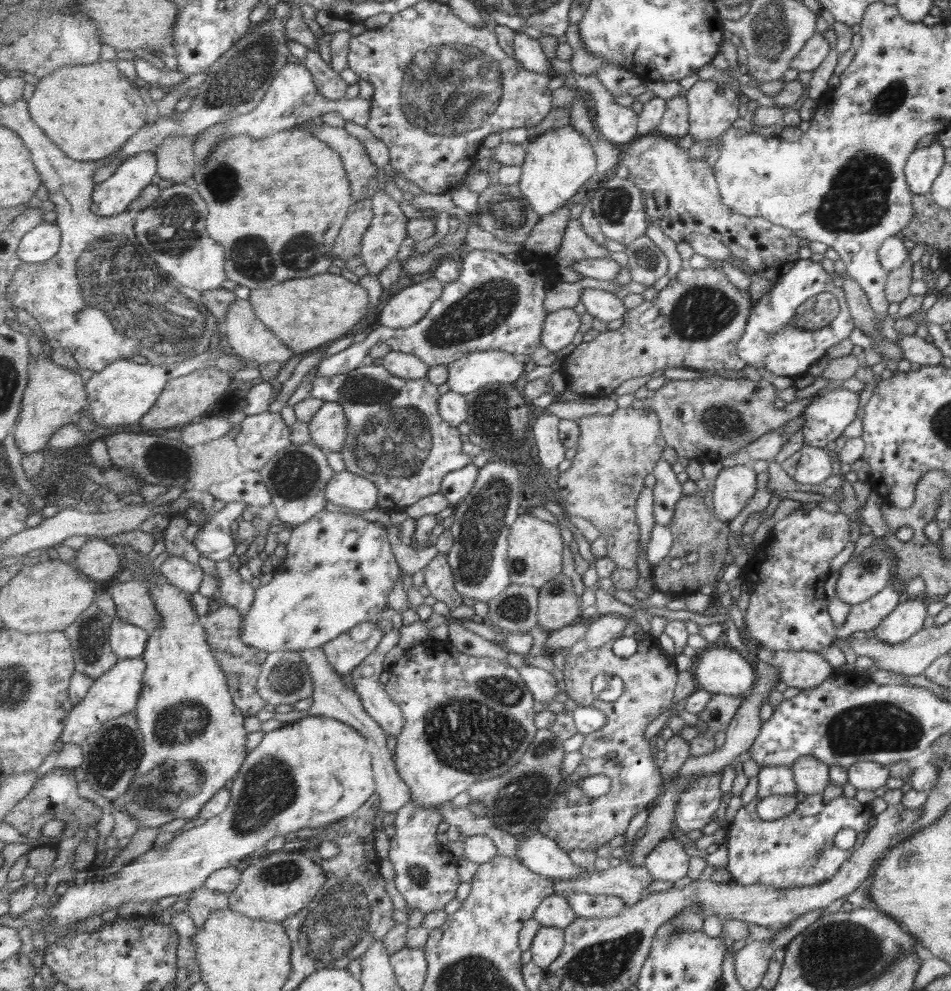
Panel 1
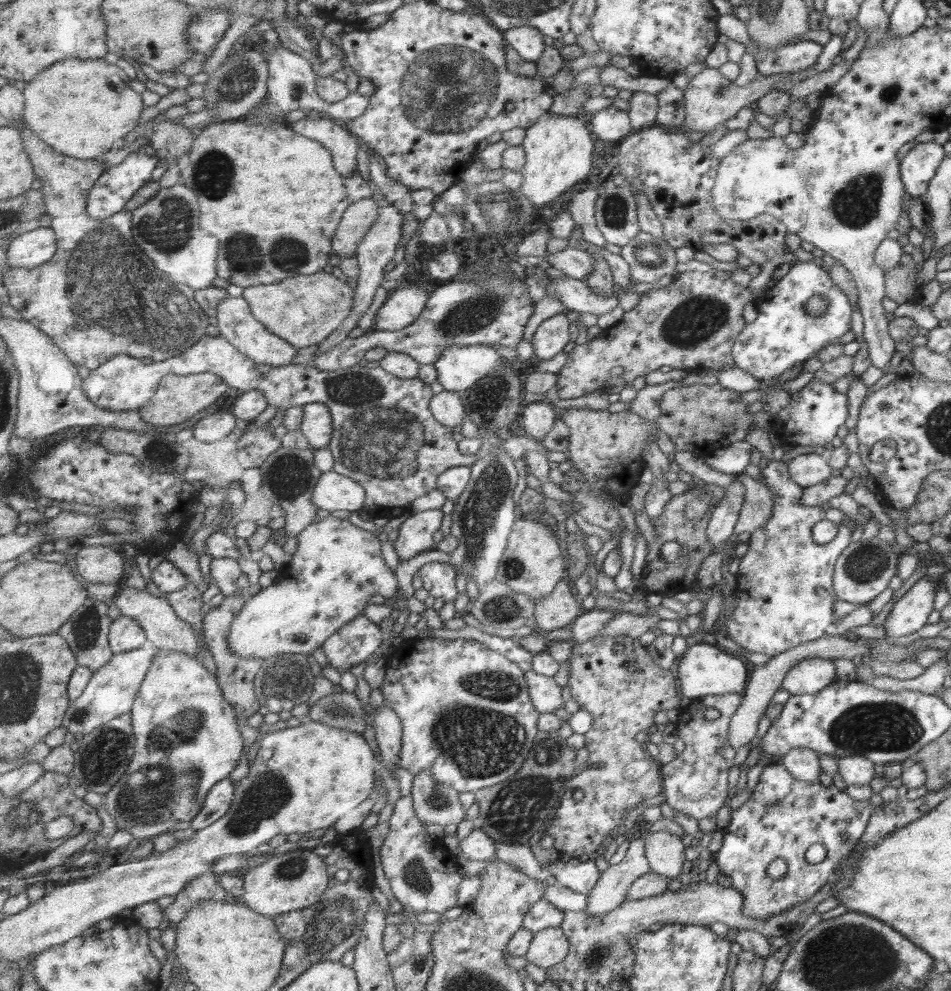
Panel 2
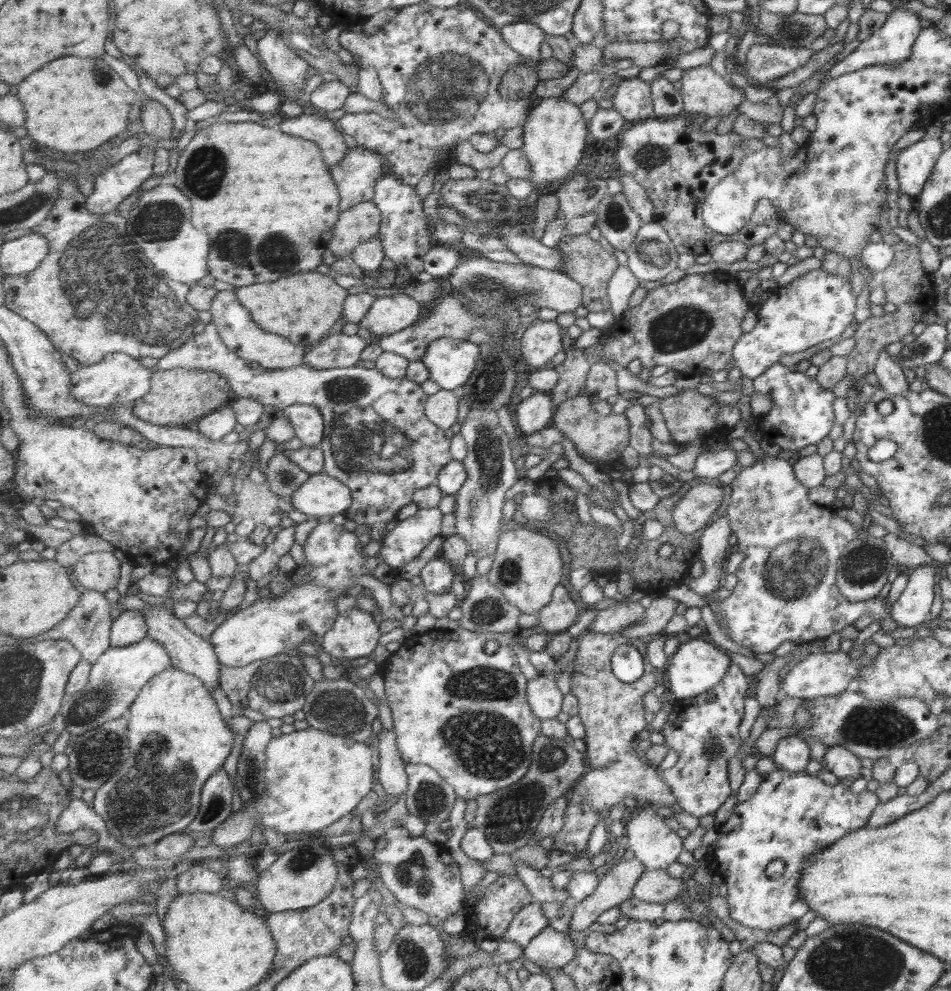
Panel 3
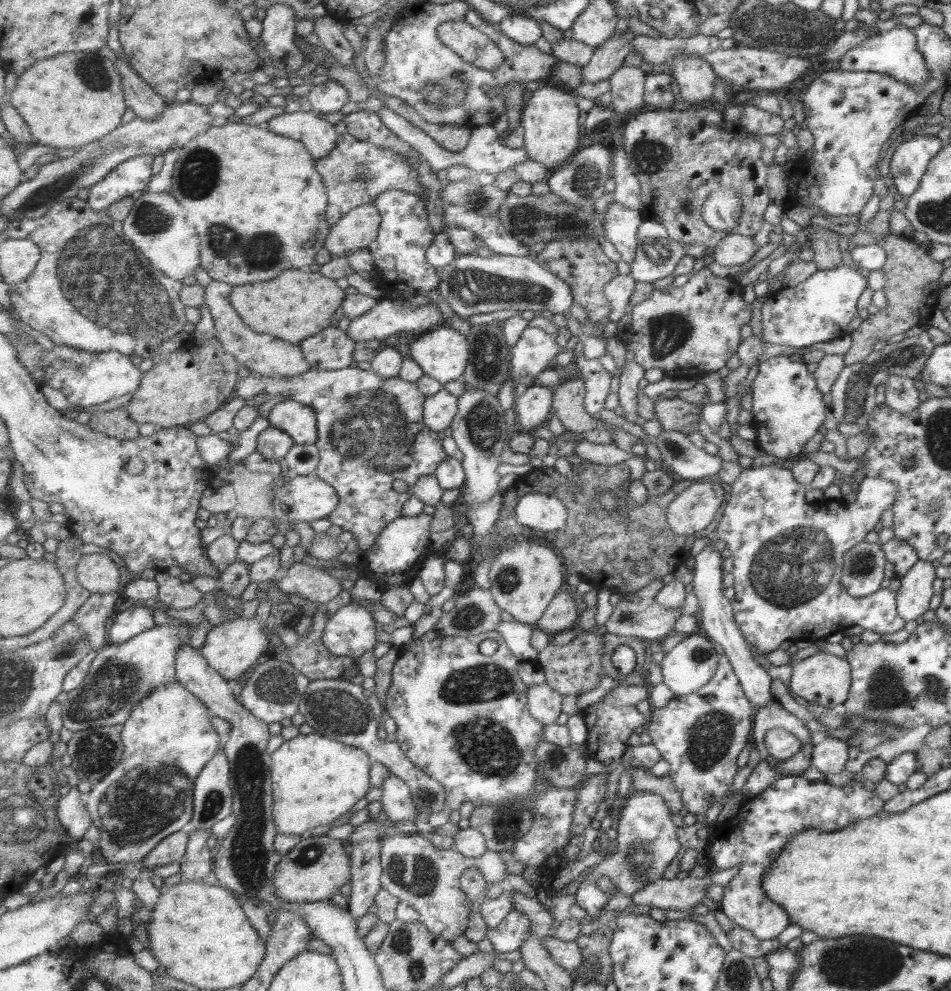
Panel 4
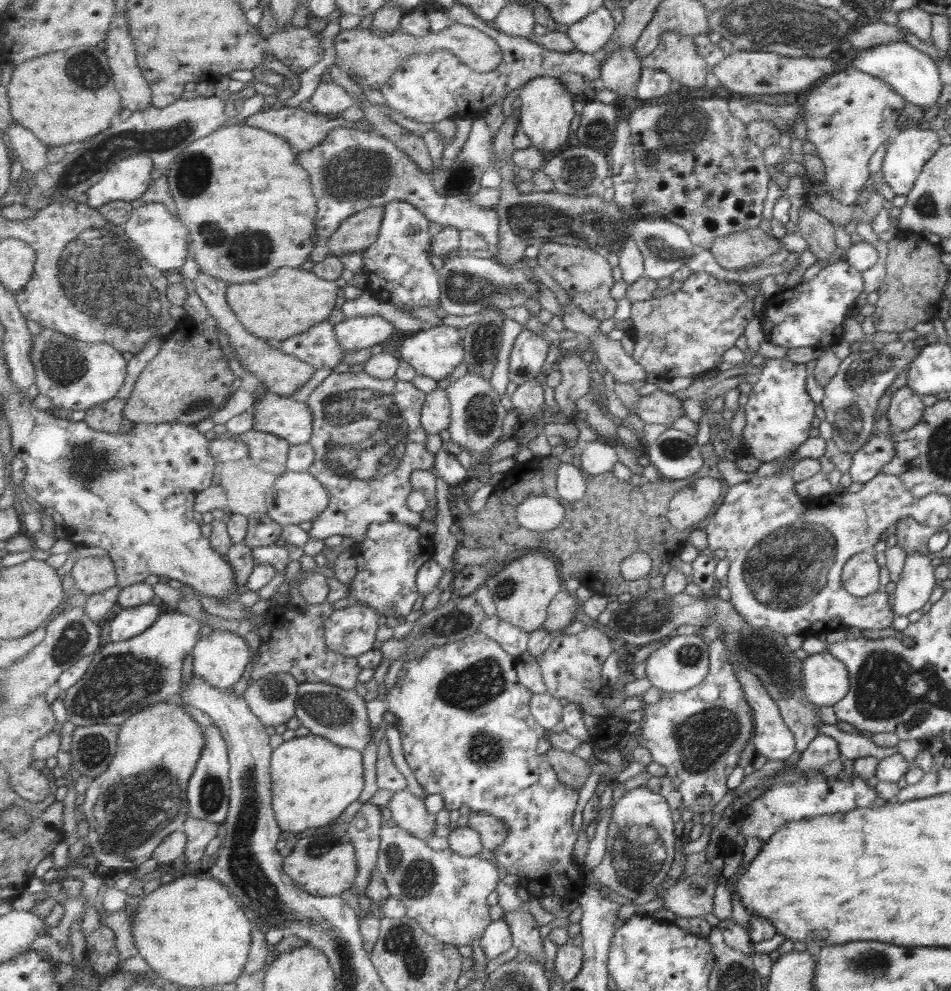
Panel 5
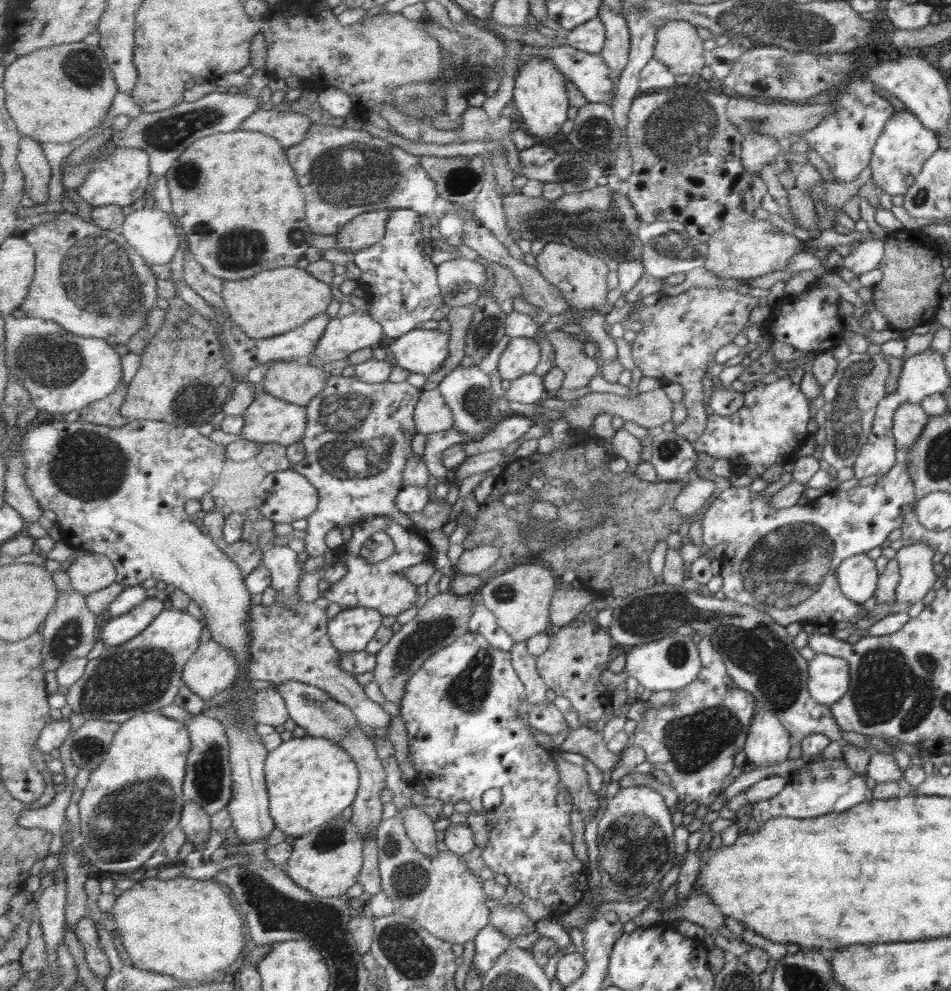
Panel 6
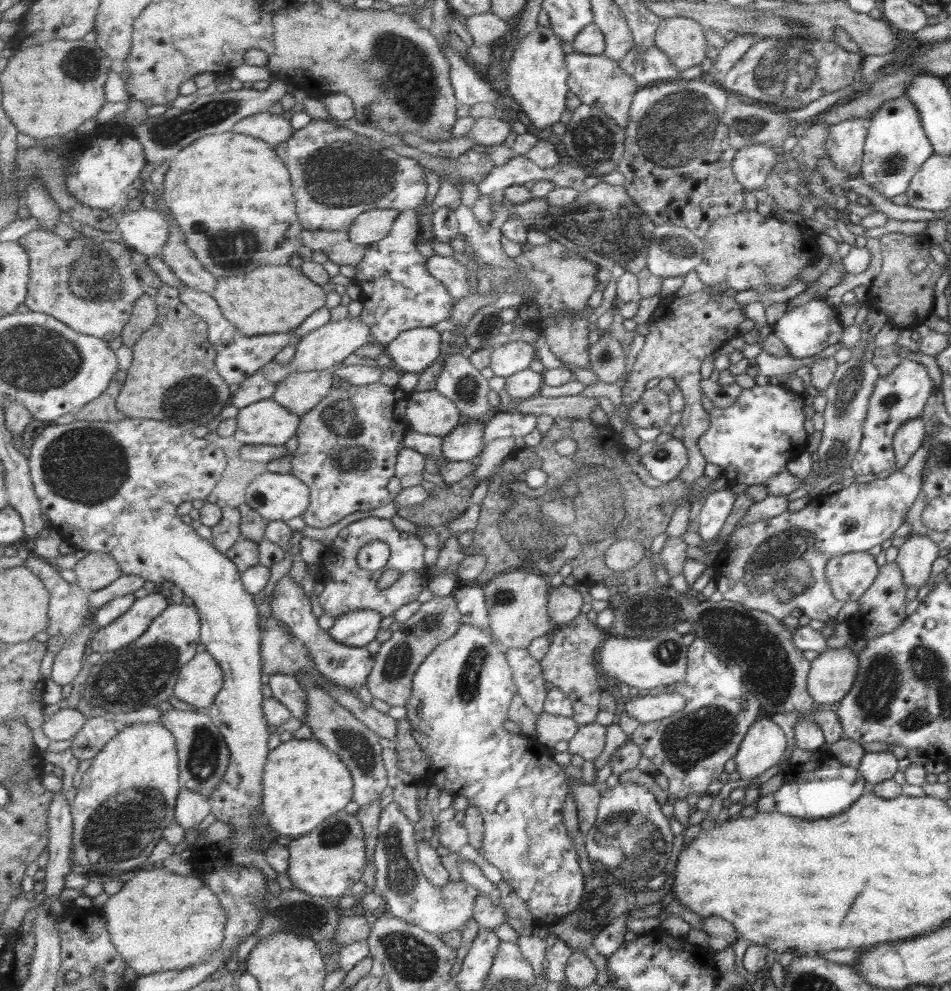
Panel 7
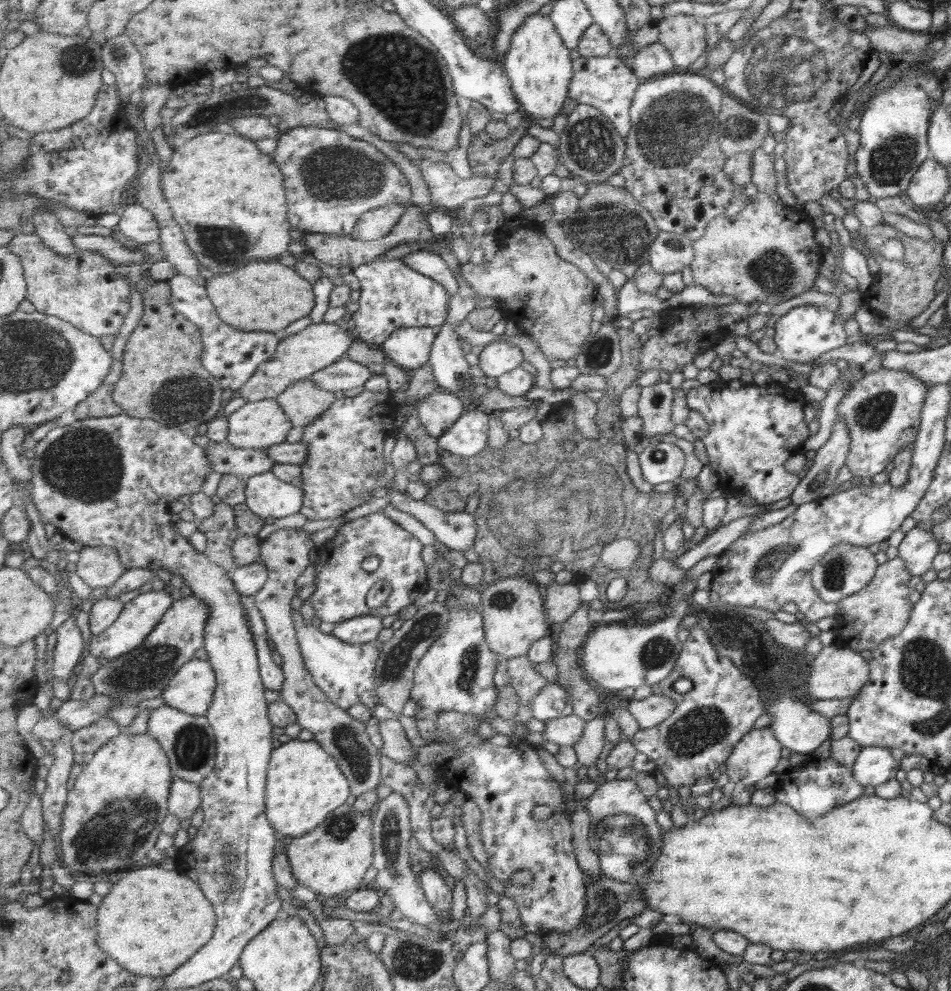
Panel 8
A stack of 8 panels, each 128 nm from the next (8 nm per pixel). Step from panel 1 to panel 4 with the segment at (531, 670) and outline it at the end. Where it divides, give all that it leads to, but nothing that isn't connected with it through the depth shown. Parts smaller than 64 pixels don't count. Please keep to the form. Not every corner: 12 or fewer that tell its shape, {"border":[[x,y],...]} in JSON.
{"border":[[547,684],[528,688],[530,713],[544,725],[561,716],[563,695]]}

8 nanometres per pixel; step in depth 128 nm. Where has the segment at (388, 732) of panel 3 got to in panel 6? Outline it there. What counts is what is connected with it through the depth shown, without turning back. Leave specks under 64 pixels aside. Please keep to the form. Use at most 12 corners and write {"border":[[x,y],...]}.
{"border":[[421,807],[398,810],[409,838],[435,857],[435,821]]}

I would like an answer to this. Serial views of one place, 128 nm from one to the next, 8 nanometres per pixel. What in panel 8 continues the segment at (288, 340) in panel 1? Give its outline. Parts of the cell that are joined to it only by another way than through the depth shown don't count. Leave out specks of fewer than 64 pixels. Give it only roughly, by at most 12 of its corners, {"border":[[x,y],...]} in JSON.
{"border":[[255,262],[207,280],[226,323],[280,334],[311,316],[314,284]]}

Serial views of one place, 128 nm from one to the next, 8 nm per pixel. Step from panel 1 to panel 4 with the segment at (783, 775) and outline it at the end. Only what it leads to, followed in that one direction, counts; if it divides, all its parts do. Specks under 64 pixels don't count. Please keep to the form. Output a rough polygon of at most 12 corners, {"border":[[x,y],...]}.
{"border":[[777,778],[713,827],[703,850],[737,868],[720,911],[759,940],[789,913],[761,878],[801,830],[833,832],[885,801],[862,782]]}

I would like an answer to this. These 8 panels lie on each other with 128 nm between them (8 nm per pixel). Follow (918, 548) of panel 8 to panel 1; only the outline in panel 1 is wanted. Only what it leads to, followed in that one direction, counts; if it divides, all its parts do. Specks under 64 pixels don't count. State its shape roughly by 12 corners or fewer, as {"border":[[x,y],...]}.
{"border":[[902,597],[873,629],[887,645],[904,642],[922,629],[926,602]]}

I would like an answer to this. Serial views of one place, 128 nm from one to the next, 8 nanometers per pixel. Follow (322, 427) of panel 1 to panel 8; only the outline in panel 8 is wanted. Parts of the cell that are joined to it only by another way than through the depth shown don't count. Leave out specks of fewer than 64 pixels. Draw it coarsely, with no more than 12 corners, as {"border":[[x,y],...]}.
{"border":[[276,399],[246,402],[227,416],[228,442],[268,449],[294,425]]}

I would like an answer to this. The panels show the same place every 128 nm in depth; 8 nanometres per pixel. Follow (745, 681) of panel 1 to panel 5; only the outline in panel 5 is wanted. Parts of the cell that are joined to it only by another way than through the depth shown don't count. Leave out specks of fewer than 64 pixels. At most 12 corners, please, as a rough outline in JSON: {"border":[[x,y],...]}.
{"border":[[673,636],[642,664],[665,693],[685,693],[708,676],[707,644]]}

